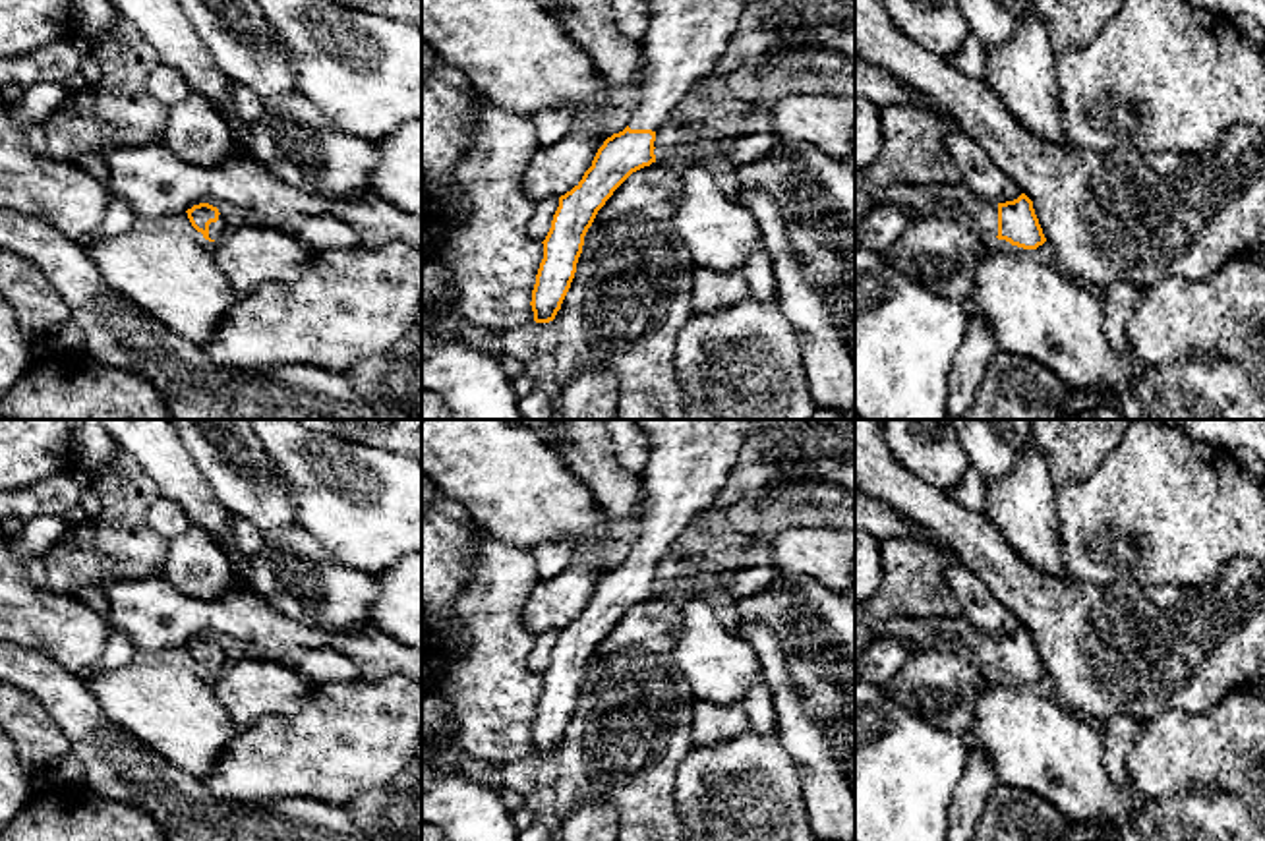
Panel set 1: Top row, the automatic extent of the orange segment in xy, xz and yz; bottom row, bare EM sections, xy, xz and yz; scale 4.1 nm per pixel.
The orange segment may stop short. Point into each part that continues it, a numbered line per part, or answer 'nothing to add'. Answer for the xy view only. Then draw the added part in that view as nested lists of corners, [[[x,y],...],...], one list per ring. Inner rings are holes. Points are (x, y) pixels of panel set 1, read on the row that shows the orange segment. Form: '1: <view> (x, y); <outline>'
1: xy (217, 229); [[[219,215],[219,220],[209,224],[209,238],[211,238],[211,240],[217,240],[217,238],[221,238],[224,232],[228,232],[228,224],[226,224],[226,220],[222,218],[222,215]]]

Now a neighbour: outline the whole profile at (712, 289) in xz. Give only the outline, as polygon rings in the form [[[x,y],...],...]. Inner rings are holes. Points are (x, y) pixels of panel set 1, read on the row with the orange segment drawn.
[[[696,267],[692,280],[692,311],[708,313],[733,304],[749,296],[749,284],[743,269],[731,269],[727,273]]]

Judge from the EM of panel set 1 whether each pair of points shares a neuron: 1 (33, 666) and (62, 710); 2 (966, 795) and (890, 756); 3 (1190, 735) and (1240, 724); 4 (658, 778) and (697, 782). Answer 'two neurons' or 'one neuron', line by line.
1: one neuron
2: two neurons
3: one neuron
4: two neurons

